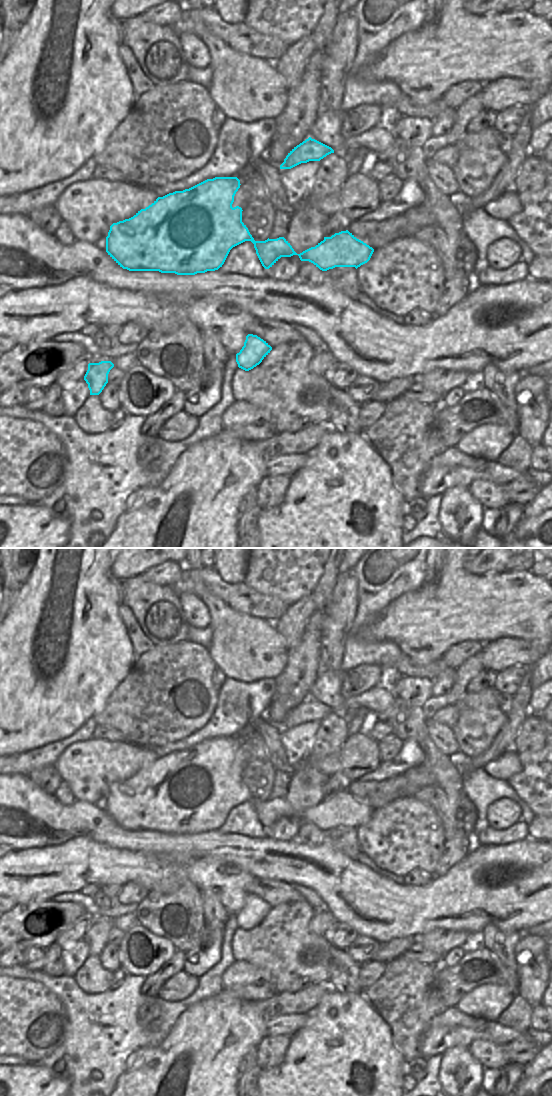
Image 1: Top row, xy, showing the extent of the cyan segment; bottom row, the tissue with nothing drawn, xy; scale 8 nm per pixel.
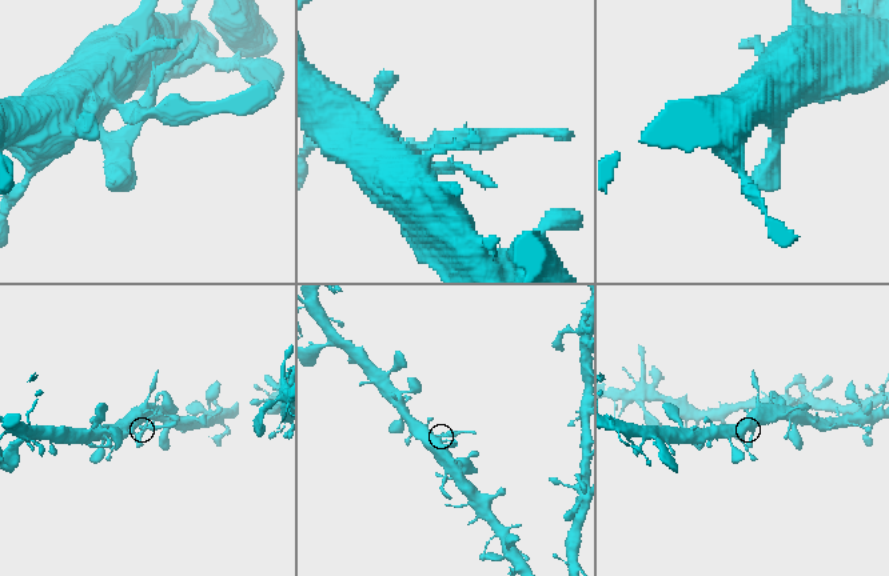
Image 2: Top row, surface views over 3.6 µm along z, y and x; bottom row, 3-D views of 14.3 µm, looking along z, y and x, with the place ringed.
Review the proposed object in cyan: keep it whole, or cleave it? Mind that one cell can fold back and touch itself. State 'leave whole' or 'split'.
leave whole

